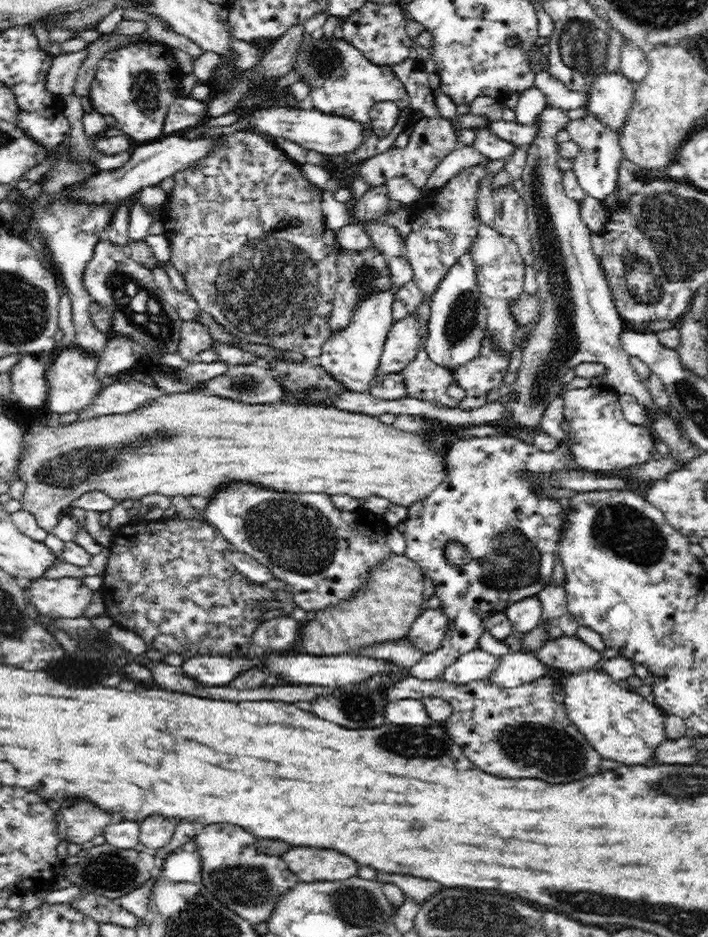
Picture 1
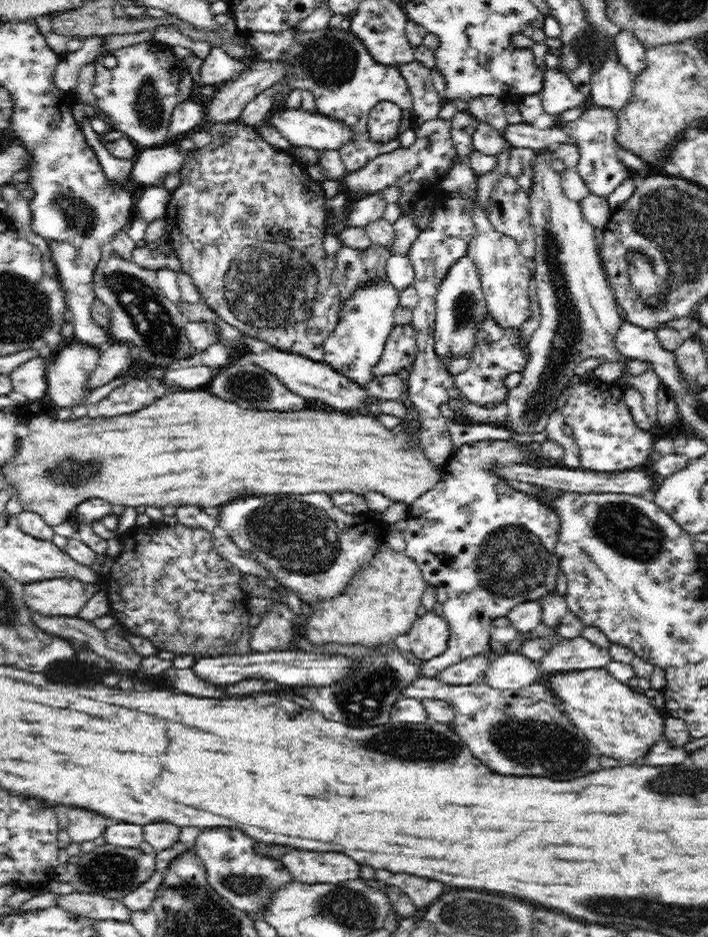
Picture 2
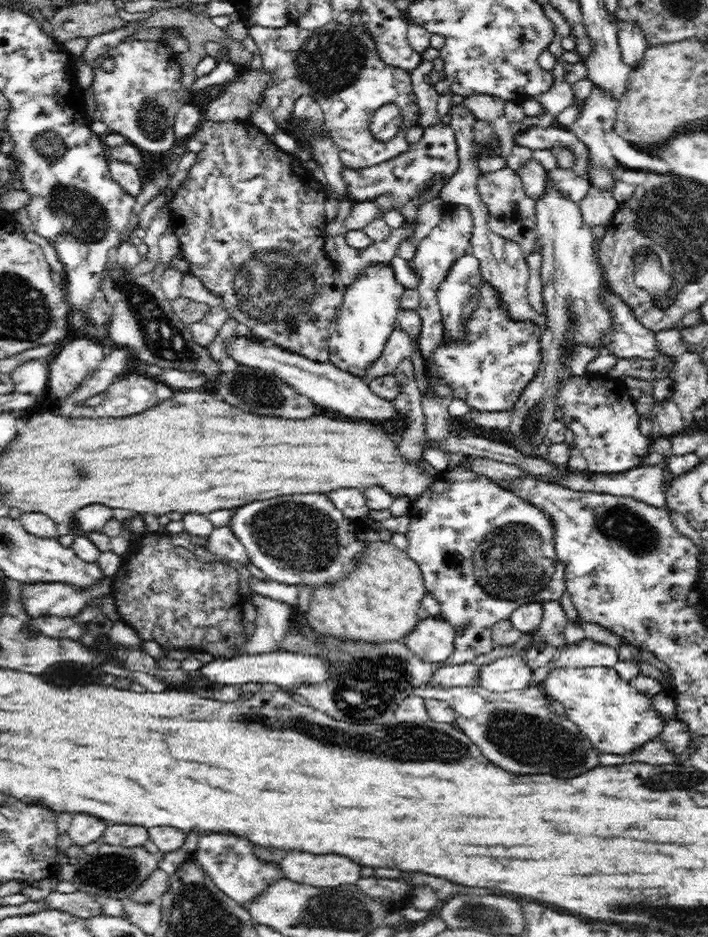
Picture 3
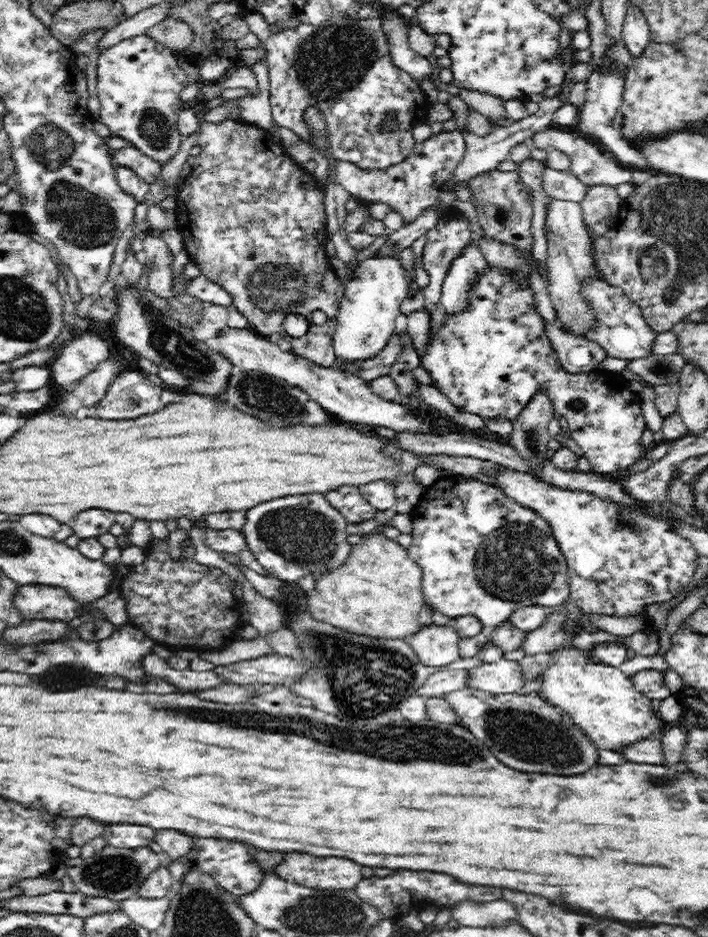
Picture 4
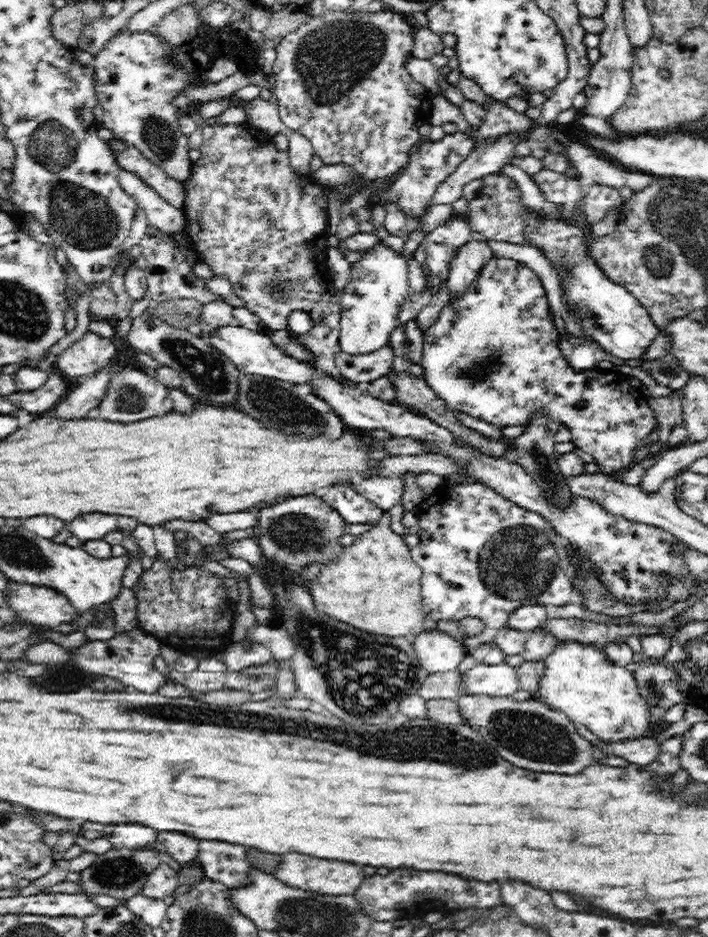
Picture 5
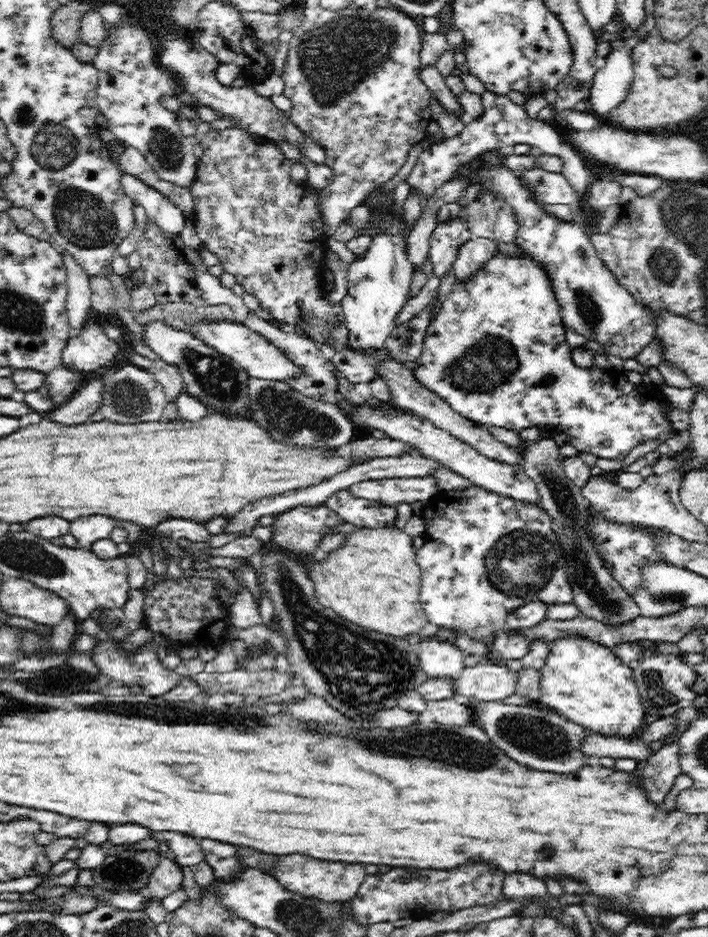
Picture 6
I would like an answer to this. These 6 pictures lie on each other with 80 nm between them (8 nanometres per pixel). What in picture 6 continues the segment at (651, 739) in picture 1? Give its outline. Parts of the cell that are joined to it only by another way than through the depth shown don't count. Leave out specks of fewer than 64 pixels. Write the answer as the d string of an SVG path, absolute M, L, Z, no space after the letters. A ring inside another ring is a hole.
M575 633L549 644L550 652L541 669L539 703L602 736L633 738L644 730L649 718L641 702L634 671L619 659L612 647Z

